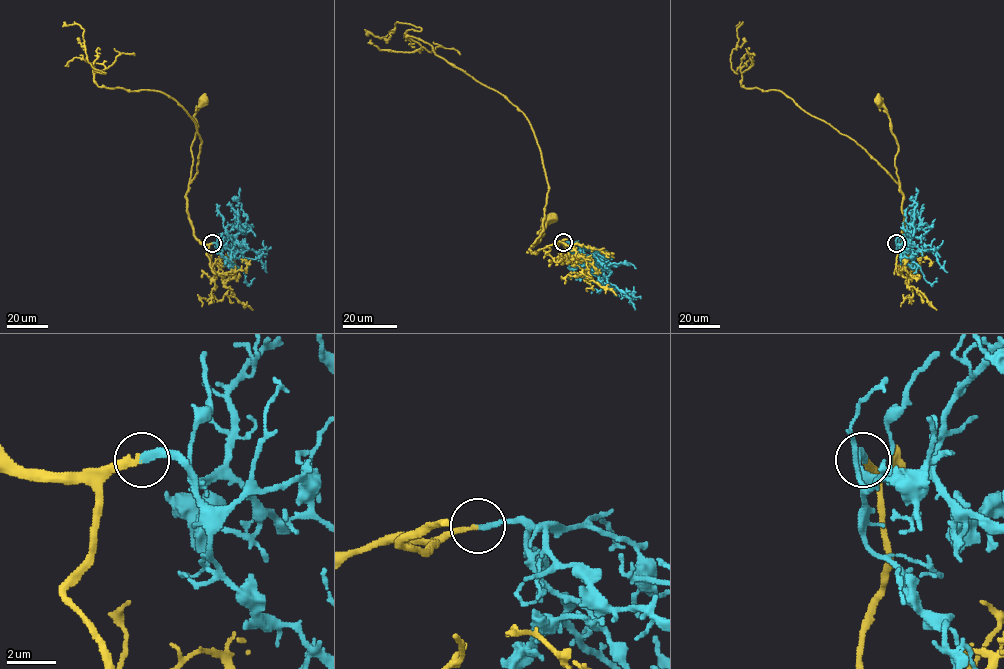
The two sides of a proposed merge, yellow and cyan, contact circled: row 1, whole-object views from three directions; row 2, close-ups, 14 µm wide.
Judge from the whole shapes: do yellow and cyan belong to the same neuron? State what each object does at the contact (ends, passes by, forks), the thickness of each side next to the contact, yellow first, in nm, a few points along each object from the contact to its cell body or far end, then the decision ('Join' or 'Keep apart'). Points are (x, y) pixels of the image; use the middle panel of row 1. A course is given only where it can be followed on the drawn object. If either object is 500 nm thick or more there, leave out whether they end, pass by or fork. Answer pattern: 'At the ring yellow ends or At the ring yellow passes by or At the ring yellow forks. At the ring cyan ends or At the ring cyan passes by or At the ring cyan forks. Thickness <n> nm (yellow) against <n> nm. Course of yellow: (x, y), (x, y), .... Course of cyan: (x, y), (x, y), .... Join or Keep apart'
At the ring yellow ends. At the ring cyan ends. Thickness 240 nm (yellow) against 280 nm. Course of yellow: (563, 242), (532, 253), (530, 249), (528, 251), (540, 241), (543, 235), (538, 232), (550, 217). Course of cyan: (563, 242), (569, 243), (577, 258), (609, 265), (602, 269), (596, 266), (599, 268). Join

